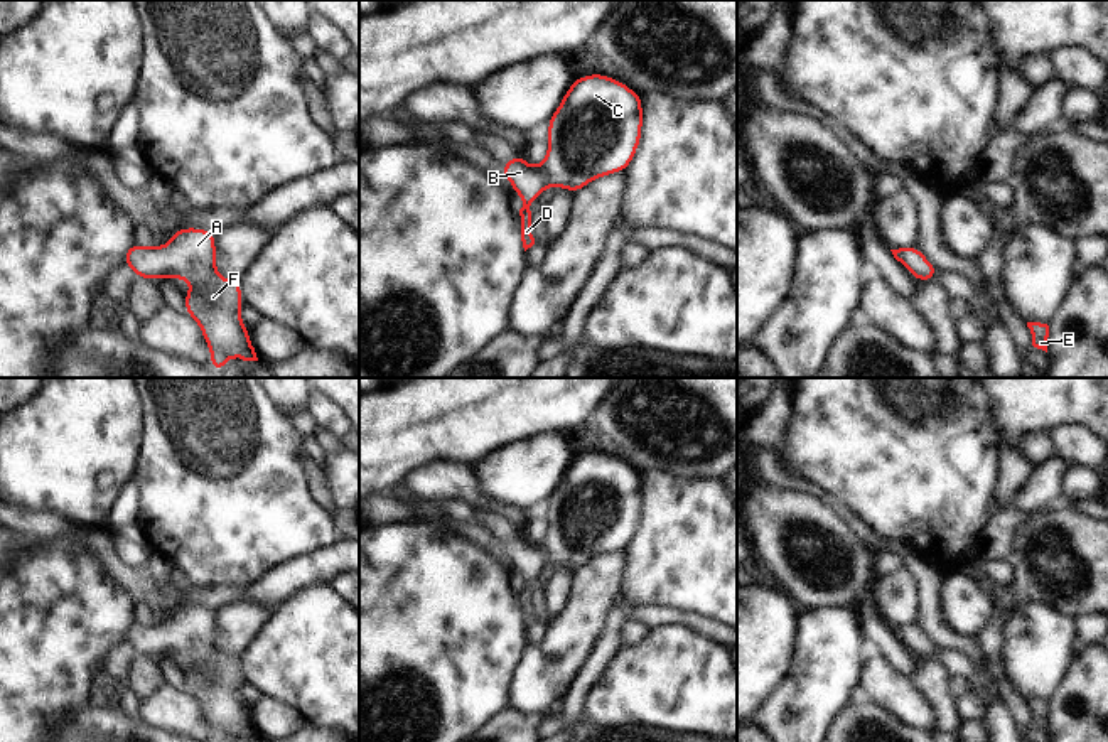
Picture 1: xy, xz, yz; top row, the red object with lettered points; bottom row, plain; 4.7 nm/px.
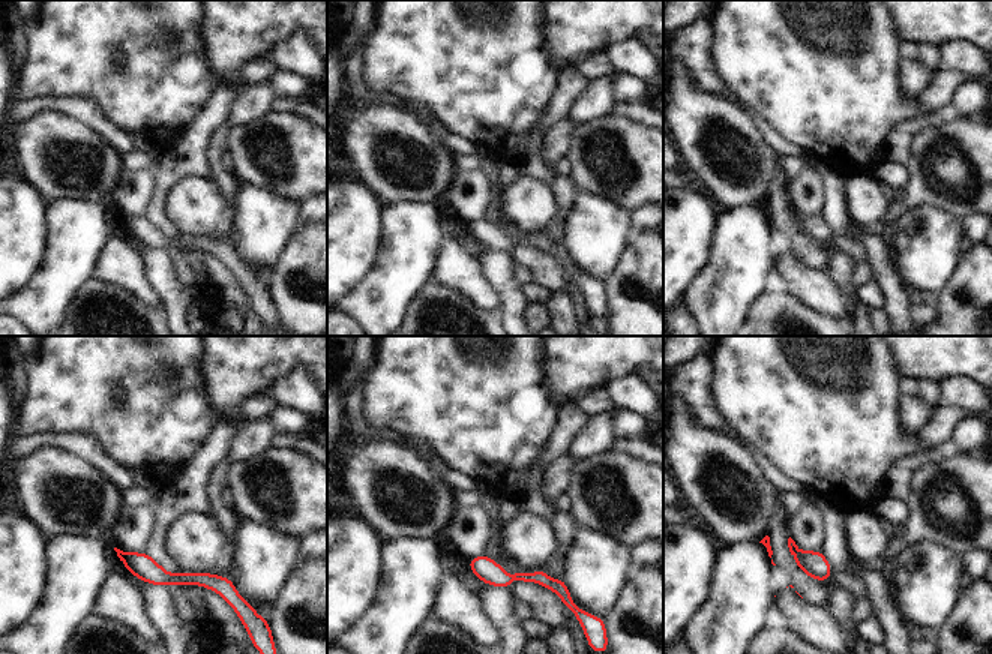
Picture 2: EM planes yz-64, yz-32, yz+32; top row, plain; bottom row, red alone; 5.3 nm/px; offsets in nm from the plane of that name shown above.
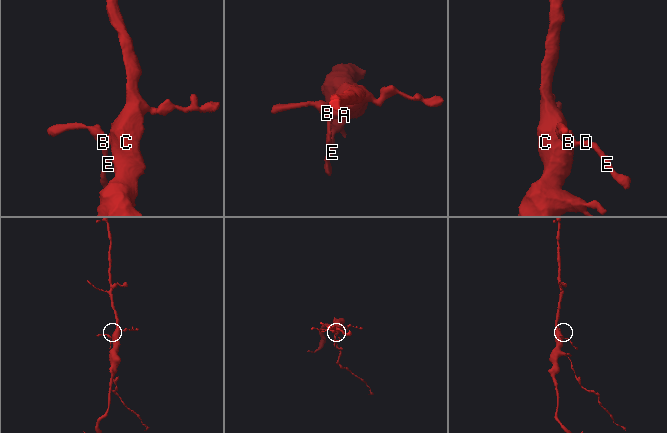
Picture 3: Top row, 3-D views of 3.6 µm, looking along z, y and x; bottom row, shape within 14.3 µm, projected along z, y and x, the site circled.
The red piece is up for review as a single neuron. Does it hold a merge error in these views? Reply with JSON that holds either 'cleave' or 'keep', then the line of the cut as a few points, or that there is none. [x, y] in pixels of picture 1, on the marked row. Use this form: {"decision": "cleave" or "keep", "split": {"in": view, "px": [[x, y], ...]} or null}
{"decision": "keep", "split": null}

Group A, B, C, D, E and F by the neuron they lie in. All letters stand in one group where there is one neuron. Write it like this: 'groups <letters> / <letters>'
groups A B C D E F

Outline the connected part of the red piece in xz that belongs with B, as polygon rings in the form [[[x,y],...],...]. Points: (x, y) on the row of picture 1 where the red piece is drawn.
[[[595,71],[572,81],[546,125],[548,150],[540,167],[530,165],[519,152],[509,162],[499,164],[503,175],[523,201],[519,216],[524,251],[535,245],[530,206],[546,187],[562,187],[573,194],[594,179],[626,172],[643,137],[643,96],[622,81]]]

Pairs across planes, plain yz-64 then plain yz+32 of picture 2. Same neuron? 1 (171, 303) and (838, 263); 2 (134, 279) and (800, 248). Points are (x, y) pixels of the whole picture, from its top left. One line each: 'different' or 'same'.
1: same
2: different

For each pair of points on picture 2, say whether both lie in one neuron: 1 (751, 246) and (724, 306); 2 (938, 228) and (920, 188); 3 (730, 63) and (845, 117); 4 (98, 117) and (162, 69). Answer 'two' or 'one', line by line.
1: one
2: two
3: one
4: two

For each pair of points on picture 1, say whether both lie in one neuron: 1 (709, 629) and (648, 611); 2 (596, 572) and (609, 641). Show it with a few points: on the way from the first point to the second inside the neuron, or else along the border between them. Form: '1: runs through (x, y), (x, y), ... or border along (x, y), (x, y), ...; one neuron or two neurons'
1: runs through (693, 621), (663, 616); one neuron
2: border along (611, 606), (599, 636), (586, 653); two neurons

